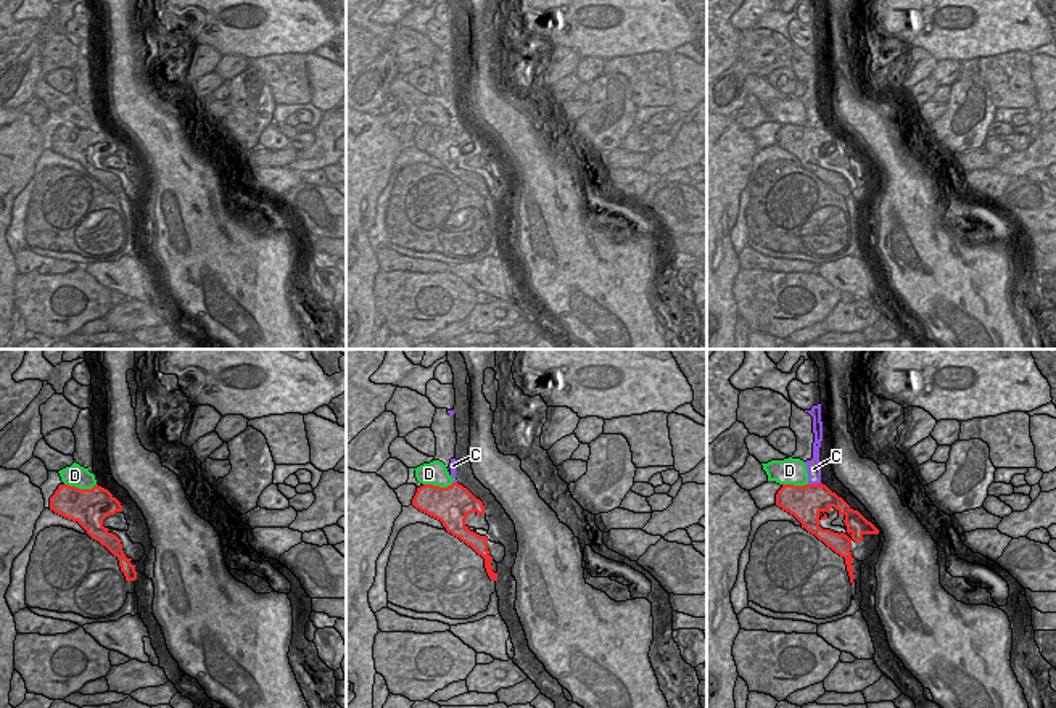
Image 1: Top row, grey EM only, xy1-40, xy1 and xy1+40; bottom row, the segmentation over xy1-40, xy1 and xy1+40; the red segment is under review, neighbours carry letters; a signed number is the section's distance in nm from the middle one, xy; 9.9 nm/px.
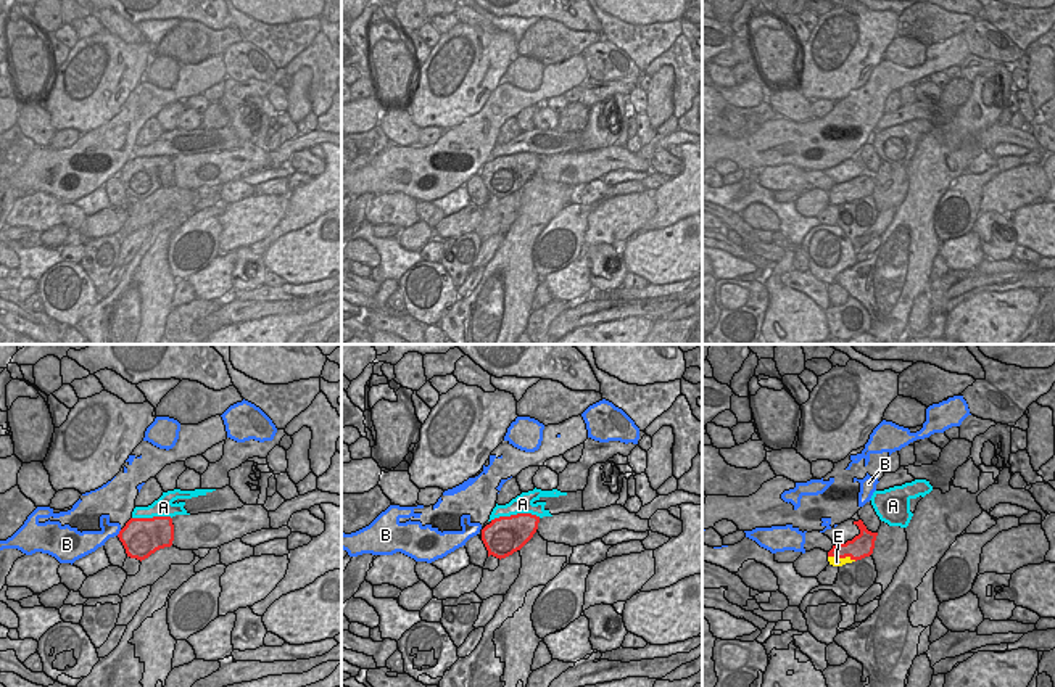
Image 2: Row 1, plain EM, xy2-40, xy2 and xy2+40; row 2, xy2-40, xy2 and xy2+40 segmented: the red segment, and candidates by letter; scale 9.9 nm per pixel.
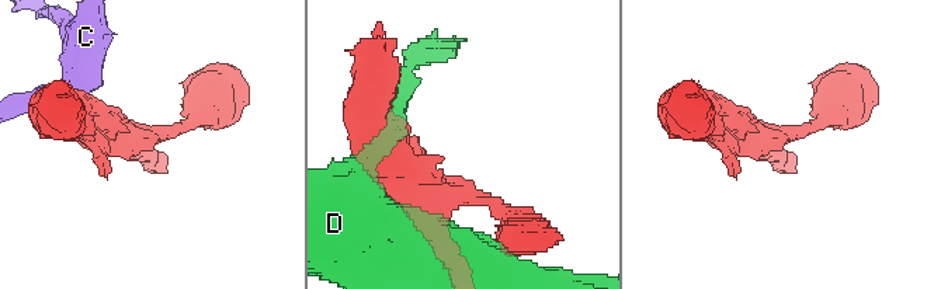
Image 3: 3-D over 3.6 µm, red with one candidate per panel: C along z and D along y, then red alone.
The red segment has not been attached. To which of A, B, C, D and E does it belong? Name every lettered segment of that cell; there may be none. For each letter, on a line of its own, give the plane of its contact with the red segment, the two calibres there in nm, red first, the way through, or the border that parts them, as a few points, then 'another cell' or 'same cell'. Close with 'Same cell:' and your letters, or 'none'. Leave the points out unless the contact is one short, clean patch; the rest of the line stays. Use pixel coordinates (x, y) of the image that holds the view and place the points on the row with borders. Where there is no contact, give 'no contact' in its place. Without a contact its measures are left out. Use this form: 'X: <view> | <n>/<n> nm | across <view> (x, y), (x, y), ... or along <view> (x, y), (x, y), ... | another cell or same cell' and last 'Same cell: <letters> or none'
A: xy2 | 380/190 nm | across xy2 (503, 536), (514, 523), (514, 515), (522, 504) | same cell
B: xy2-40 | 380/170 nm | along xy2-40 (121, 530), (116, 534) | another cell
C: xy1+40 | 340/140 nm | along xy1+40 (820, 481), (808, 485) | another cell
D: xy1-40 | 380/220 nm | another cell
E: xy2+40 | 240/100 nm | along xy2+40 (828, 555), (856, 560) | another cell
Same cell: A

